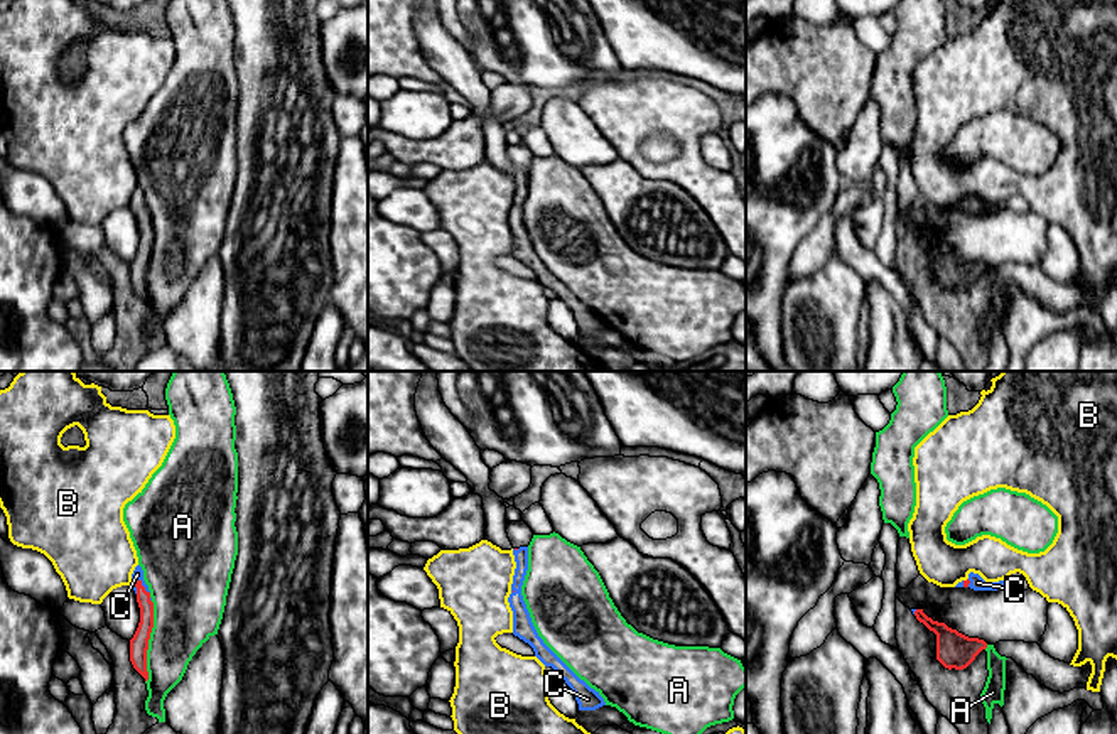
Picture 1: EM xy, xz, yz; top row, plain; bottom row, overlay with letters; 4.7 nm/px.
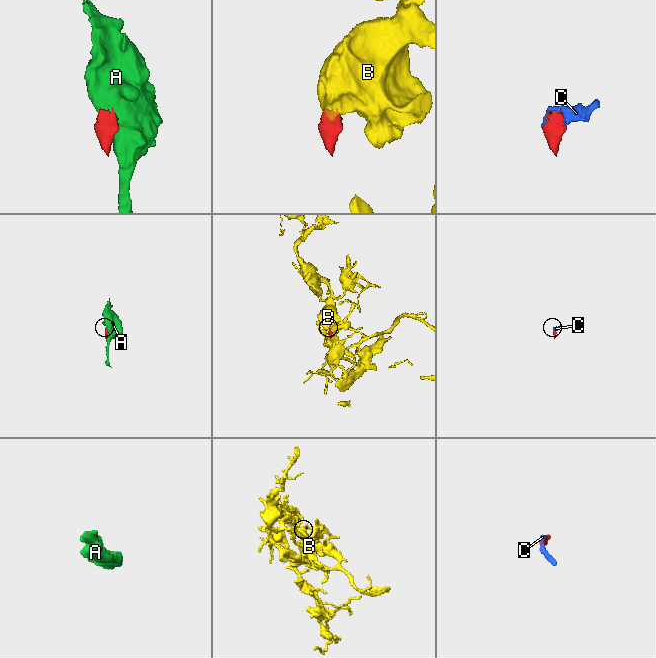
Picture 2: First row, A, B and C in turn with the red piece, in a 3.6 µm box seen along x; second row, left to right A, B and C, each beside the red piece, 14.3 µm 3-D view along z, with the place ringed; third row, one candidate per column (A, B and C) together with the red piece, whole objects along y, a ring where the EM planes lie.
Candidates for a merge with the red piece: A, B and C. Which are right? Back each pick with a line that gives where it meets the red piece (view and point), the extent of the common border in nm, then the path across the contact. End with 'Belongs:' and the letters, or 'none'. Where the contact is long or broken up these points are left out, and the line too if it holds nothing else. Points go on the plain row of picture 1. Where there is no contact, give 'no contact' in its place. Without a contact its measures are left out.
C: xy (140, 206) | 110 nm
Belongs: C

